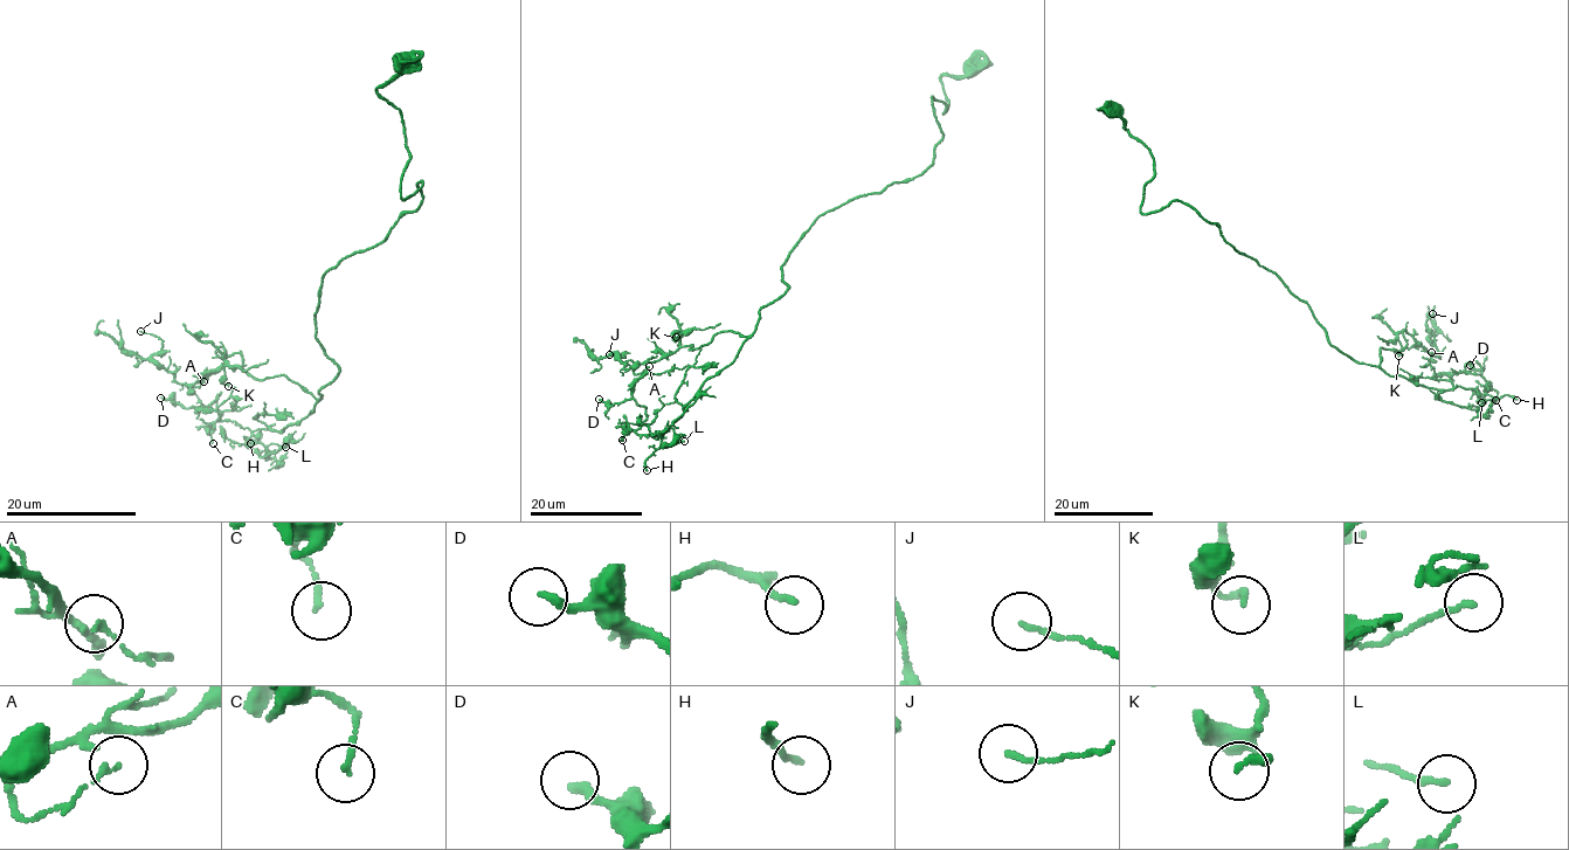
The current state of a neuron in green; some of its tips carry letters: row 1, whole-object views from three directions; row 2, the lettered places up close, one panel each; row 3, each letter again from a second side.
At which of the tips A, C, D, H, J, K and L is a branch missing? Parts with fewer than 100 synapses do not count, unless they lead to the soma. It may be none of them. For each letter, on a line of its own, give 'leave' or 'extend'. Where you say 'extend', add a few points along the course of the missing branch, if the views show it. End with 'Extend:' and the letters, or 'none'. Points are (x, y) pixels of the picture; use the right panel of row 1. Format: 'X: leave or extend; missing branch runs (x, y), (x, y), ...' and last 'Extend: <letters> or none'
A: leave
C: leave
D: leave
H: extend
J: leave
K: leave
L: leave
Extend: H

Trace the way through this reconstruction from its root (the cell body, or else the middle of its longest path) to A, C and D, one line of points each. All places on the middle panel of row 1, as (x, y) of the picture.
A: (972, 67), (940, 77), (946, 112), (931, 96), (932, 164), (815, 221), (754, 332), (649, 366)
C: (972, 67), (940, 77), (946, 112), (931, 96), (932, 164), (815, 221), (735, 358), (657, 440), (622, 440)
D: (972, 67), (931, 96), (932, 164), (815, 221), (657, 440), (599, 399)

